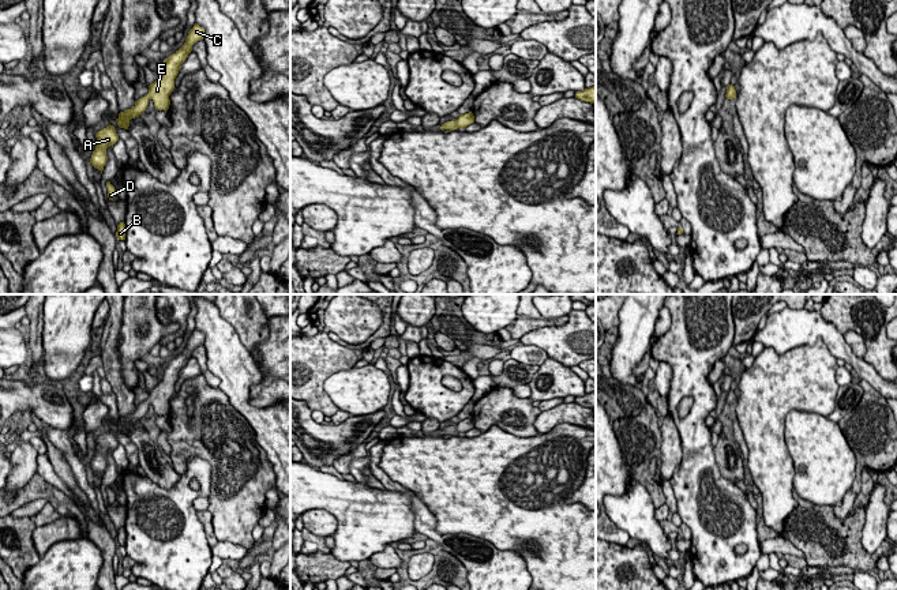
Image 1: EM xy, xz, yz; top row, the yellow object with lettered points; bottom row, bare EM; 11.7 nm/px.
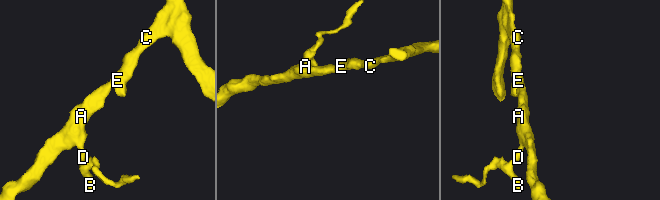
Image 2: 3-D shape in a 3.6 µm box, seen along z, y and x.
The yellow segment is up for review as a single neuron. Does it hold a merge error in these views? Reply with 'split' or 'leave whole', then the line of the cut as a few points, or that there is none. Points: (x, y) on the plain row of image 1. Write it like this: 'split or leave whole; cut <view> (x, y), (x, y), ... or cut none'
leave whole; cut none

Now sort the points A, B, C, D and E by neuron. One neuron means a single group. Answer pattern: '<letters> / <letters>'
A B C D E

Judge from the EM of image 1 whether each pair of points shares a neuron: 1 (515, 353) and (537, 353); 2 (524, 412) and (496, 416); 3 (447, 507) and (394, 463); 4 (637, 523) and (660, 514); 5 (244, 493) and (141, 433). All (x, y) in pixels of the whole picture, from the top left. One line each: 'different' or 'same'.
1: same
2: same
3: same
4: different
5: different

